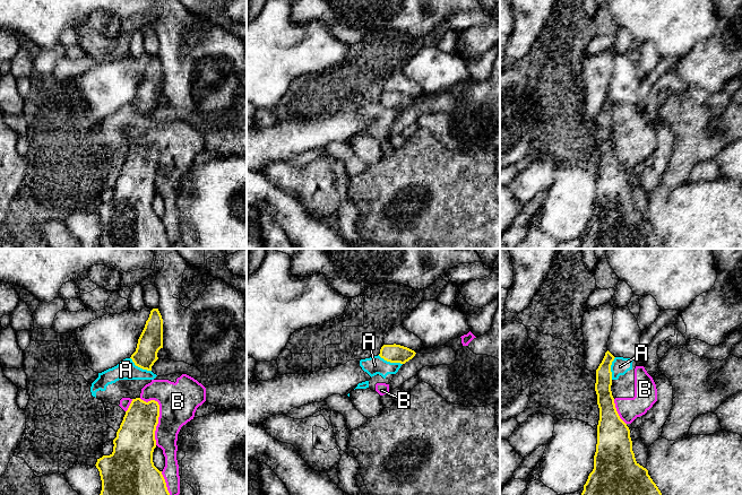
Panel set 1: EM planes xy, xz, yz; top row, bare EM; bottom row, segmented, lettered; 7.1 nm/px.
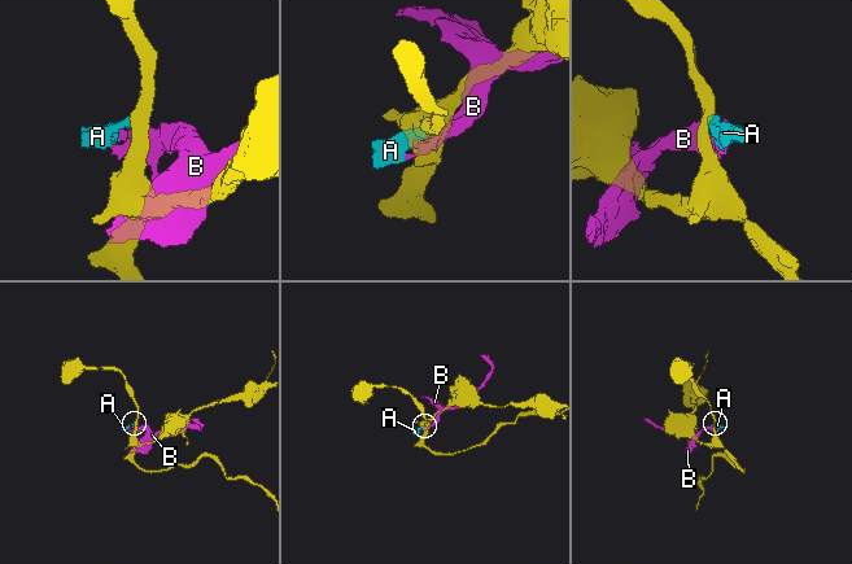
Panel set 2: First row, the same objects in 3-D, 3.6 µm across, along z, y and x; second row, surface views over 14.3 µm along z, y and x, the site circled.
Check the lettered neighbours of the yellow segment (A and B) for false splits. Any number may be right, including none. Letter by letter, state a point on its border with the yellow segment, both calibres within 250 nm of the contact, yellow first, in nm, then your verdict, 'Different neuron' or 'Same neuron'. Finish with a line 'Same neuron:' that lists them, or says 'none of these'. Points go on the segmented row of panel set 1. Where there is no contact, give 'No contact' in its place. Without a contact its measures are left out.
A: Touches yellow at xz (390, 362). Thickness 130 nm (yellow) against 130 nm. Different neuron
B: Touches yellow at xy (158, 415). Thickness 280 nm (yellow) against 280 nm. Different neuron
Same neuron: none of these

